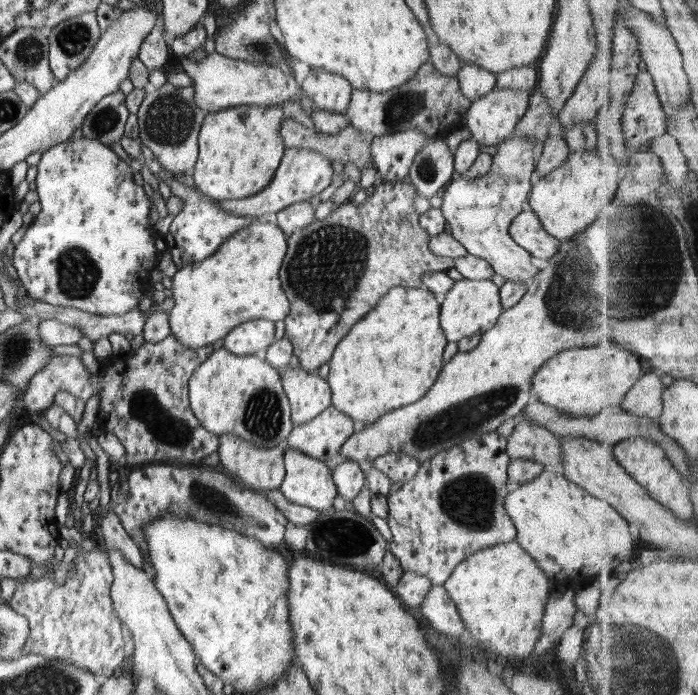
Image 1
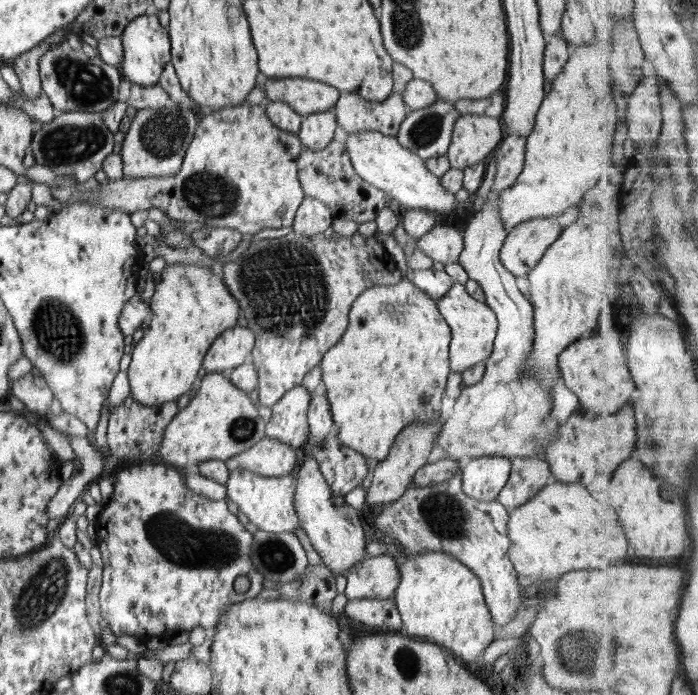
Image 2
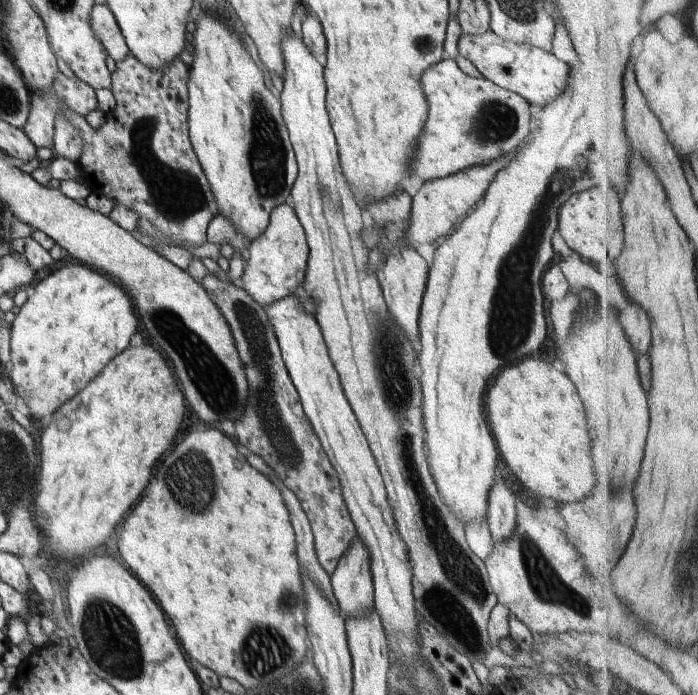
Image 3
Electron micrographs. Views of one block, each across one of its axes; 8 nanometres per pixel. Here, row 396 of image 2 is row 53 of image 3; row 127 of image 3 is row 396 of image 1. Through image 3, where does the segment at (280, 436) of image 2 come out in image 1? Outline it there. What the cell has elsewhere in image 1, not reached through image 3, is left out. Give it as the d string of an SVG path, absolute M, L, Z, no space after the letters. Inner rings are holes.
M287 367L280 373L282 386L291 406L291 422L294 426L313 420L332 405L330 384L318 372Z

